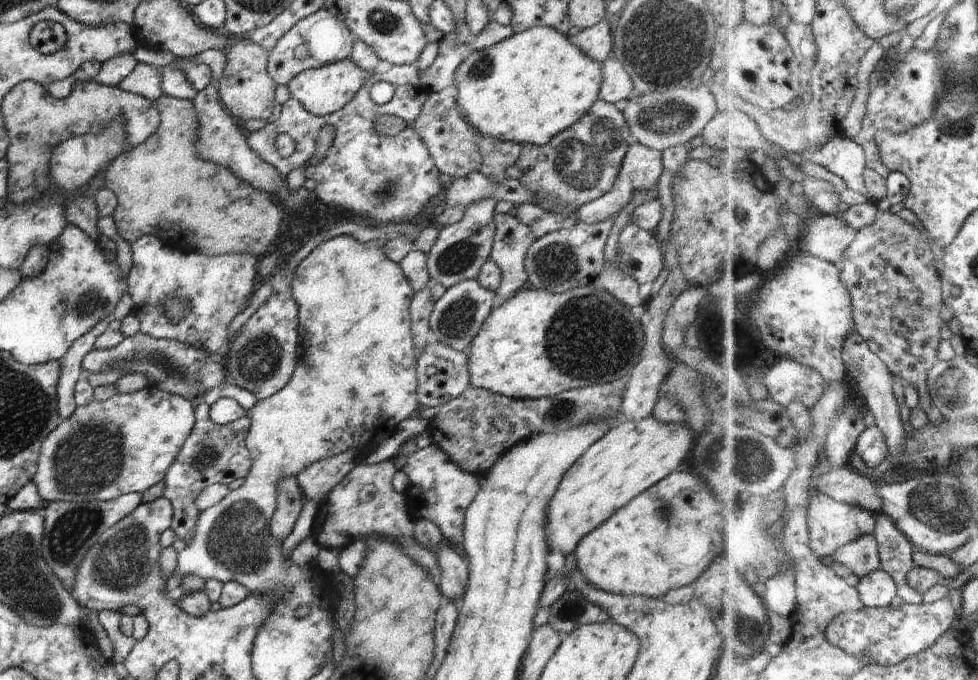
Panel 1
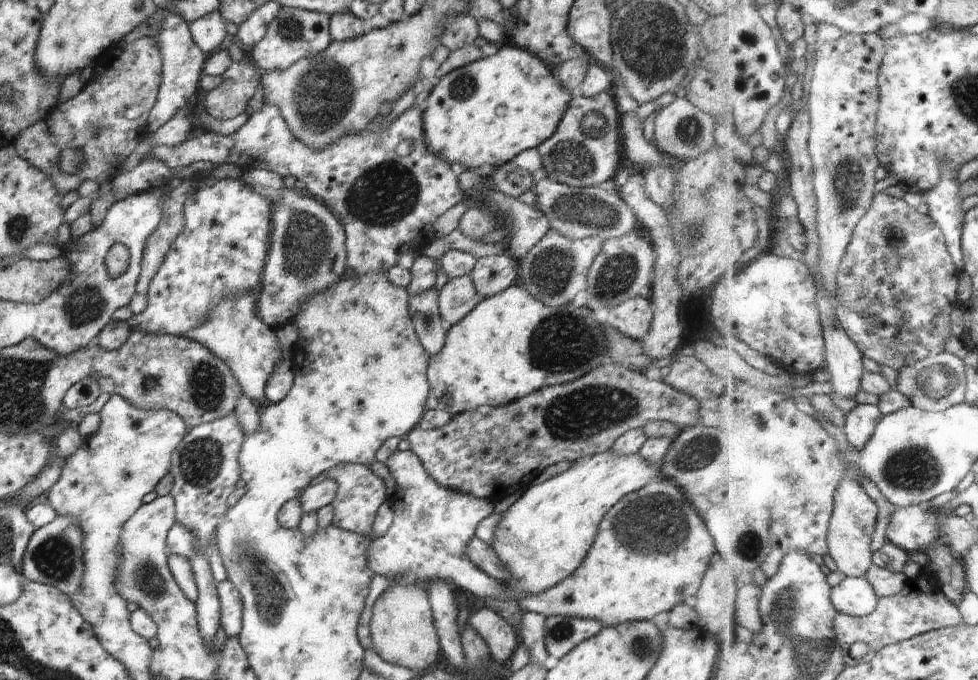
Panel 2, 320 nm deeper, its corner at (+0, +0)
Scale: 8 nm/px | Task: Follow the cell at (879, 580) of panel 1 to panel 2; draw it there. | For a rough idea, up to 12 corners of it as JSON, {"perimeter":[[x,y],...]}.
{"perimeter":[[845,577],[833,588],[839,613],[866,617],[880,598],[864,577]]}

